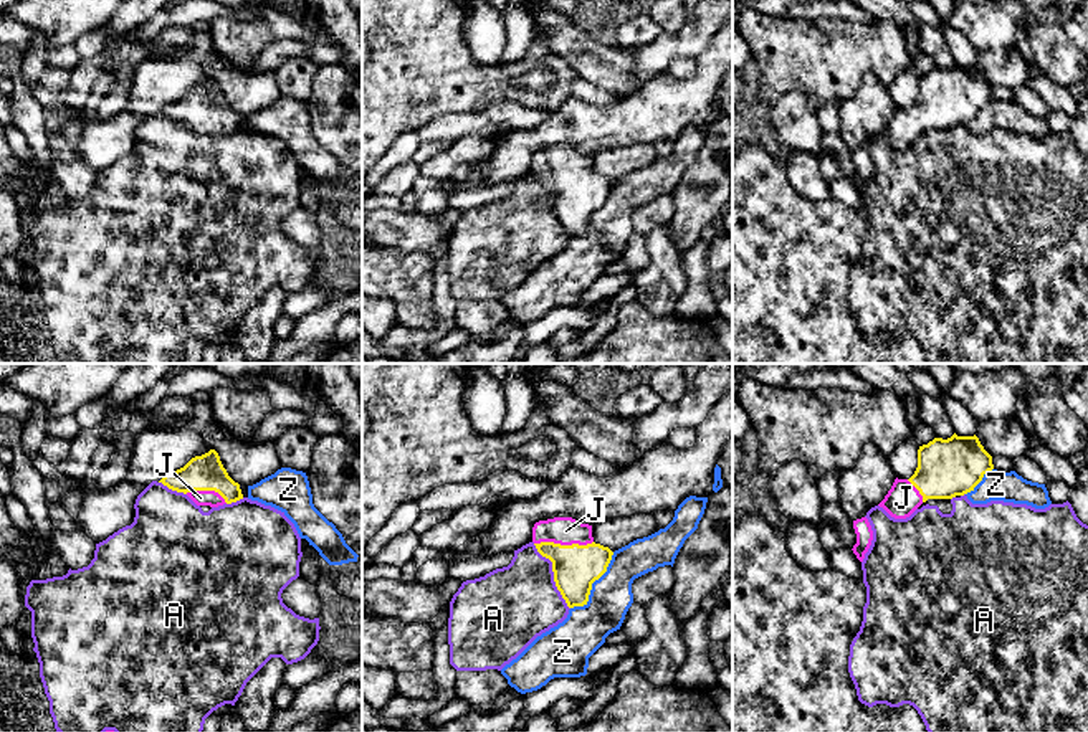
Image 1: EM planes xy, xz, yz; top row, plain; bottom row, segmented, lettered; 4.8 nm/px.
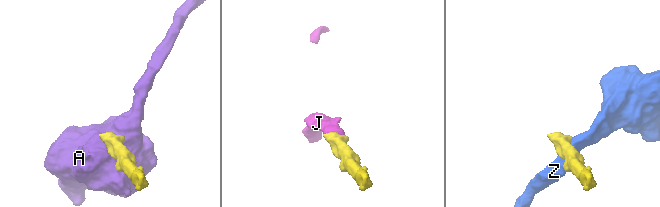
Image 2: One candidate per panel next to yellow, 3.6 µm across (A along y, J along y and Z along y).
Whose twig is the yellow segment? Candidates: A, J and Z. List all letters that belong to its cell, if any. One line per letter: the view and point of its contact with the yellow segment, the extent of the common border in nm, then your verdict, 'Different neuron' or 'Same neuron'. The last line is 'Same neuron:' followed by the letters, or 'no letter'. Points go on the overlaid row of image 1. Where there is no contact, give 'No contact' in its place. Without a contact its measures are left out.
A: Touches yellow at xz (554, 575). Shared border 360 nm. Different neuron
J: Touches yellow at xz (563, 546). Shared border 280 nm. Same neuron
Z: Touches yellow at xz (591, 585). Shared border 360 nm. Different neuron
Same neuron: J

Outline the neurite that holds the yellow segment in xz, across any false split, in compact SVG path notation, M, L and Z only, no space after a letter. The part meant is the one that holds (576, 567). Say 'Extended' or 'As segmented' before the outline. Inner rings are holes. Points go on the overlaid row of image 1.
Extended. M572 517L539 520L532 527L532 542L552 562L554 582L567 606L587 605L592 583L607 572L613 555L594 542L592 525Z

